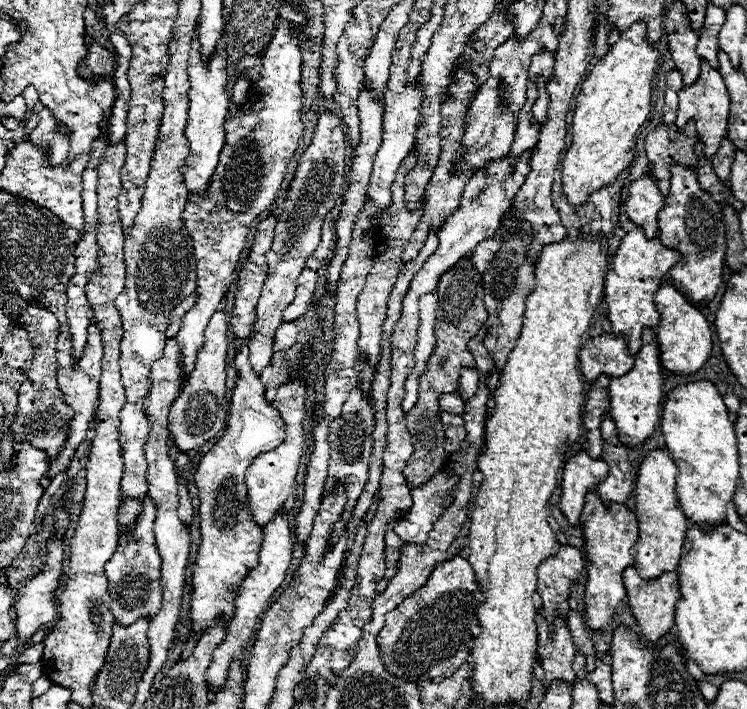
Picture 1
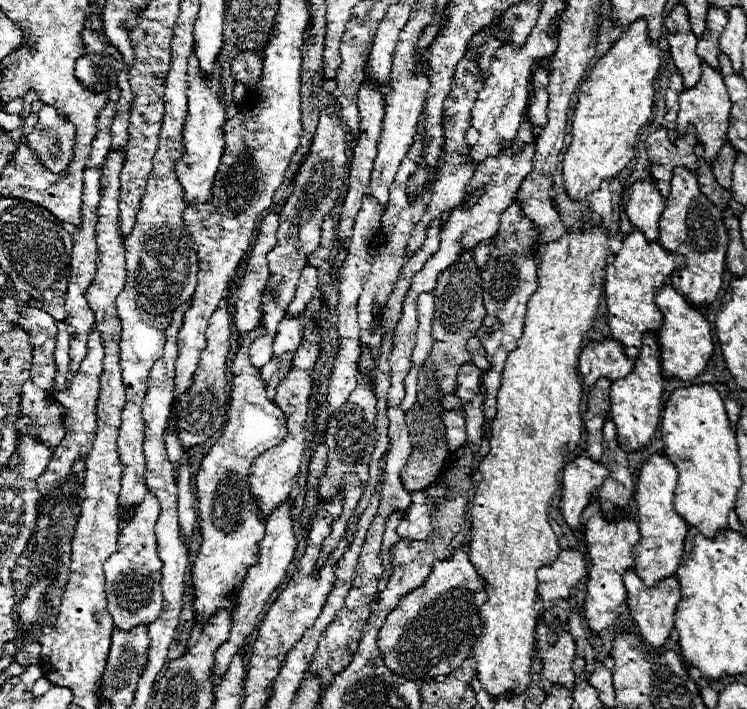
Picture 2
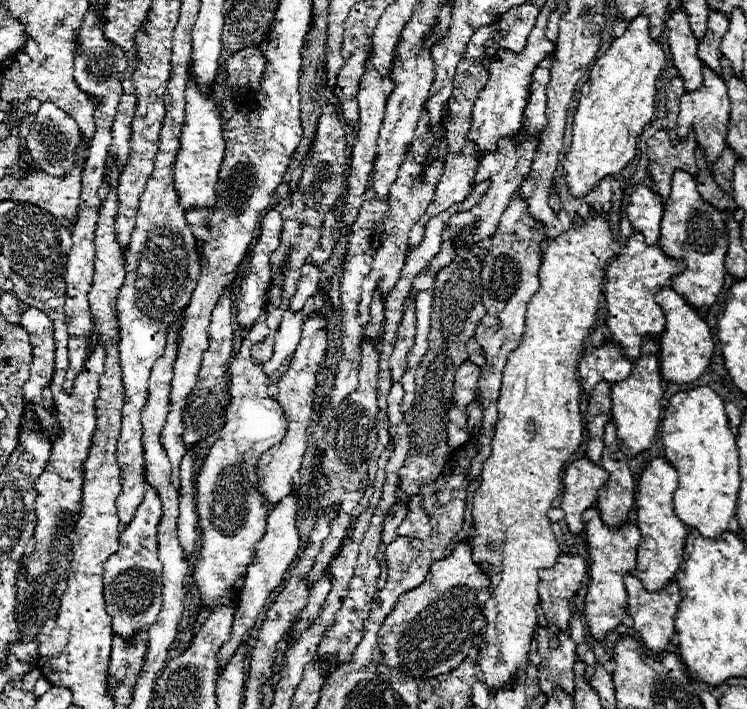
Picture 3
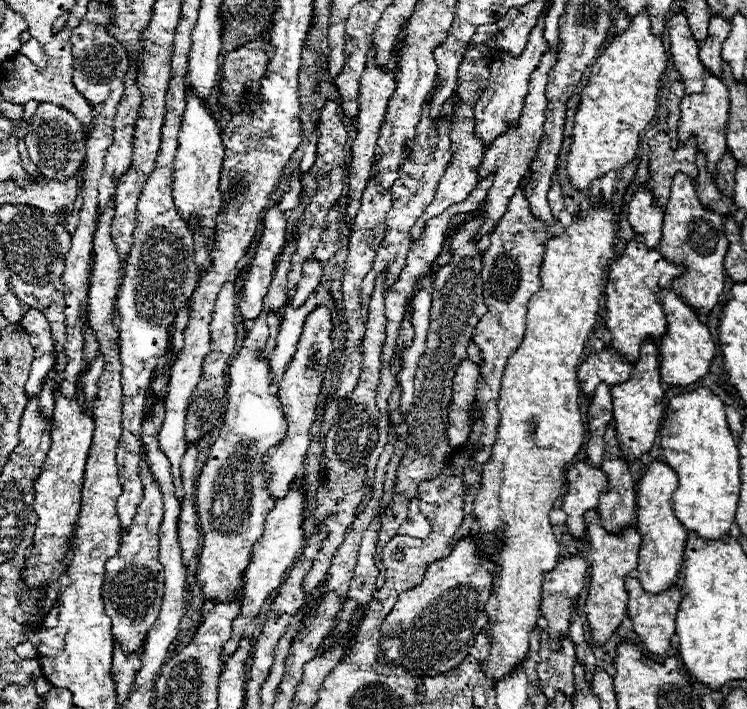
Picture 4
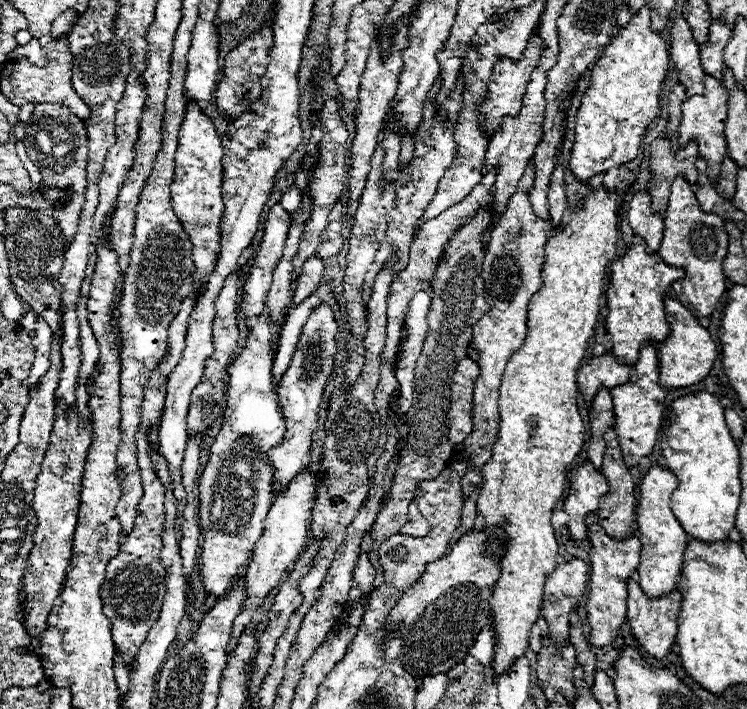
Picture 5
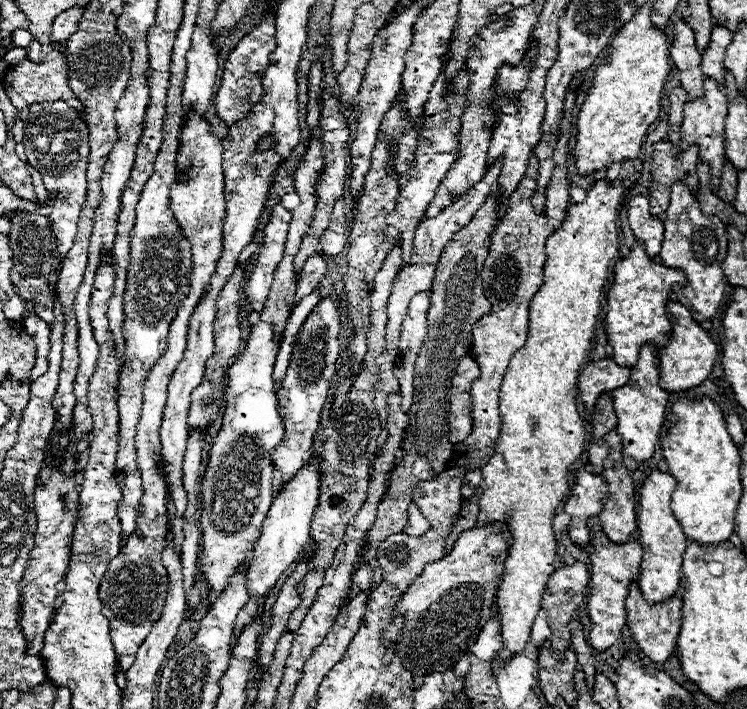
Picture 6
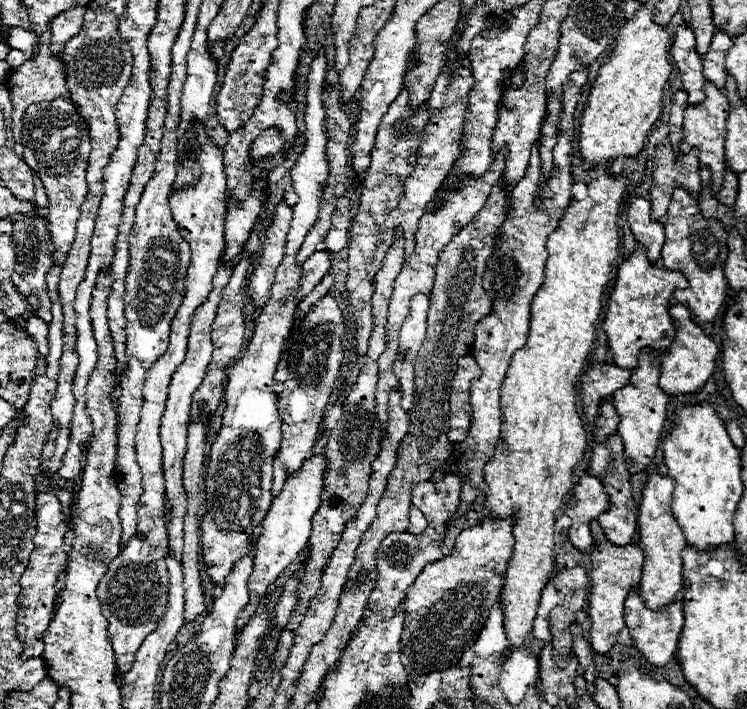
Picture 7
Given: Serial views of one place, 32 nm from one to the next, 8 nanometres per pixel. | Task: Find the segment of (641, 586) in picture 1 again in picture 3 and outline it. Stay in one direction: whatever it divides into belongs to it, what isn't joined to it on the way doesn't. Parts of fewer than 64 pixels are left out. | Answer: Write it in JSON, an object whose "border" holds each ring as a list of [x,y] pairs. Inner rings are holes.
{"border":[[[626,574],[624,576],[624,586],[626,586],[626,592],[628,592],[628,614],[634,620],[634,630],[638,632],[640,640],[644,642],[644,646],[648,650],[664,652],[668,642],[670,642],[670,636],[674,634],[674,618],[676,618],[678,604],[682,600],[678,584],[668,582],[666,588],[662,588],[660,592],[648,592],[648,590],[644,590],[642,582],[636,576]]]}

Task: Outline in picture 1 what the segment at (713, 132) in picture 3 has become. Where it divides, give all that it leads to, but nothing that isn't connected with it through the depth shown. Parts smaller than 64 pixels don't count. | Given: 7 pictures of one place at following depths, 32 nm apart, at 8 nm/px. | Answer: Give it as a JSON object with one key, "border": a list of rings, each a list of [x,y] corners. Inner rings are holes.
{"border":[[[702,60],[702,68],[700,68],[700,76],[698,76],[696,84],[682,88],[678,92],[678,100],[680,100],[678,102],[678,114],[676,114],[678,130],[682,130],[688,120],[694,120],[698,138],[704,142],[704,154],[708,158],[712,158],[718,152],[722,140],[726,138],[728,112],[730,112],[730,96],[726,92],[726,84],[722,80],[722,74],[718,70],[714,70],[706,60]]]}

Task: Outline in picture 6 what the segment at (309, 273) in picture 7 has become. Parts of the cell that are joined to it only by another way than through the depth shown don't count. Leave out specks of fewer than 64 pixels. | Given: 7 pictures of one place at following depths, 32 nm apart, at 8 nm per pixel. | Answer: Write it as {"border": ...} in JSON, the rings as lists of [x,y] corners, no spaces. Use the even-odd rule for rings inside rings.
{"border":[[[316,252],[314,256],[310,256],[310,260],[306,260],[304,268],[302,268],[302,274],[298,278],[298,288],[296,288],[296,294],[294,294],[294,302],[298,304],[304,296],[308,296],[310,292],[314,292],[314,288],[320,284],[322,276],[326,274],[328,270],[328,264],[326,264],[326,258]]]}

